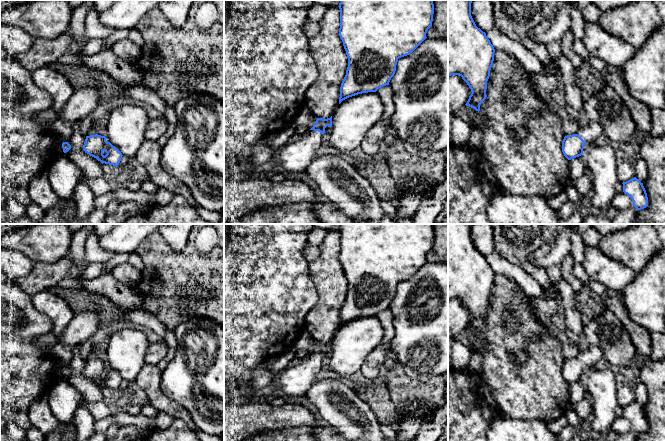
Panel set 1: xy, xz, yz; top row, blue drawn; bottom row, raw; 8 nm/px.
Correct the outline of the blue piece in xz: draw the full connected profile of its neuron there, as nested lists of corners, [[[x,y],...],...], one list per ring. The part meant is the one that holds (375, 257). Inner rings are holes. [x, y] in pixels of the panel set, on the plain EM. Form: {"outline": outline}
{"outline": [[[340,224],[339,260],[348,282],[339,328],[352,320],[389,309],[398,283],[412,277],[432,250],[433,224]]]}

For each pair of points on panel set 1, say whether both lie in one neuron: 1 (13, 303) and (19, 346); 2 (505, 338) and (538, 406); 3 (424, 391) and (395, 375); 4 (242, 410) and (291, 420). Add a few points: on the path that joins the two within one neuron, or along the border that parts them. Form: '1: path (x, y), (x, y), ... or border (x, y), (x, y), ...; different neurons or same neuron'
1: border (10, 334), (24, 338), (35, 338); different neurons
2: path (505, 355), (505, 373), (521, 389); same neuron
3: path (417, 390), (409, 389), (402, 382); same neuron
4: path (254, 417), (279, 418); same neuron

